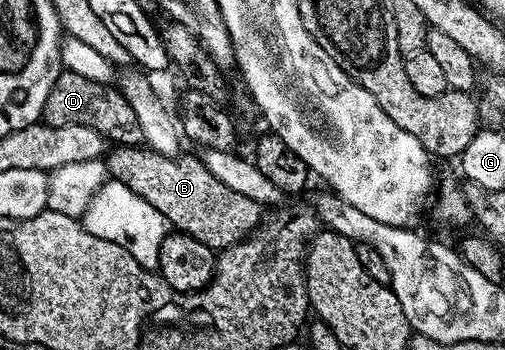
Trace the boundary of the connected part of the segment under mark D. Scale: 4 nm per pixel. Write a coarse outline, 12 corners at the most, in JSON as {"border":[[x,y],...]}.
{"border":[[62,70],[41,110],[52,127],[87,125],[113,145],[144,144],[116,86]]}

